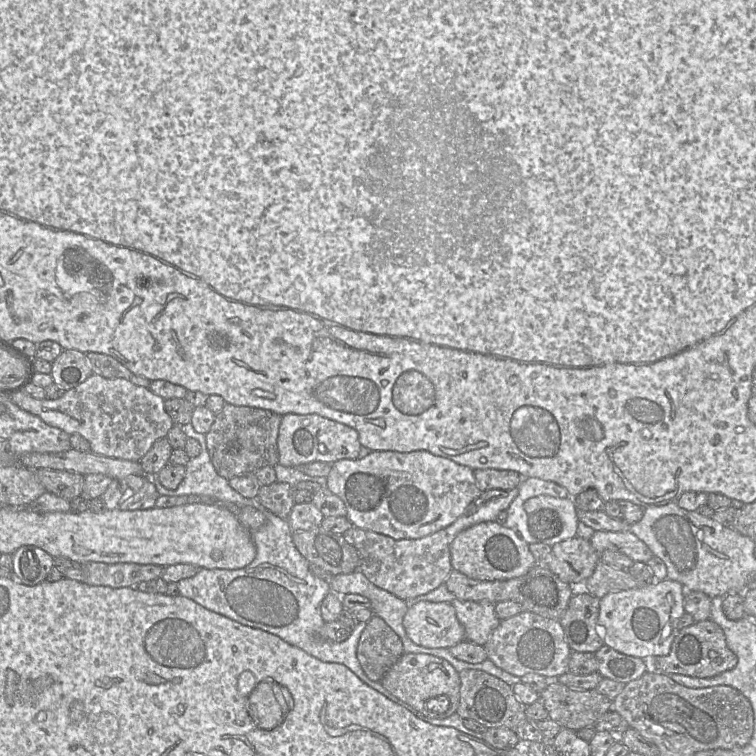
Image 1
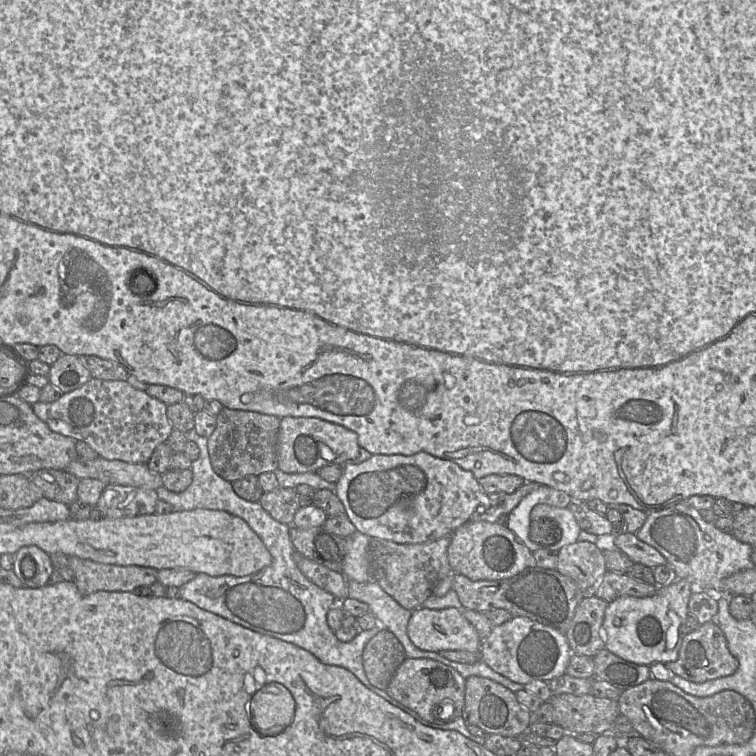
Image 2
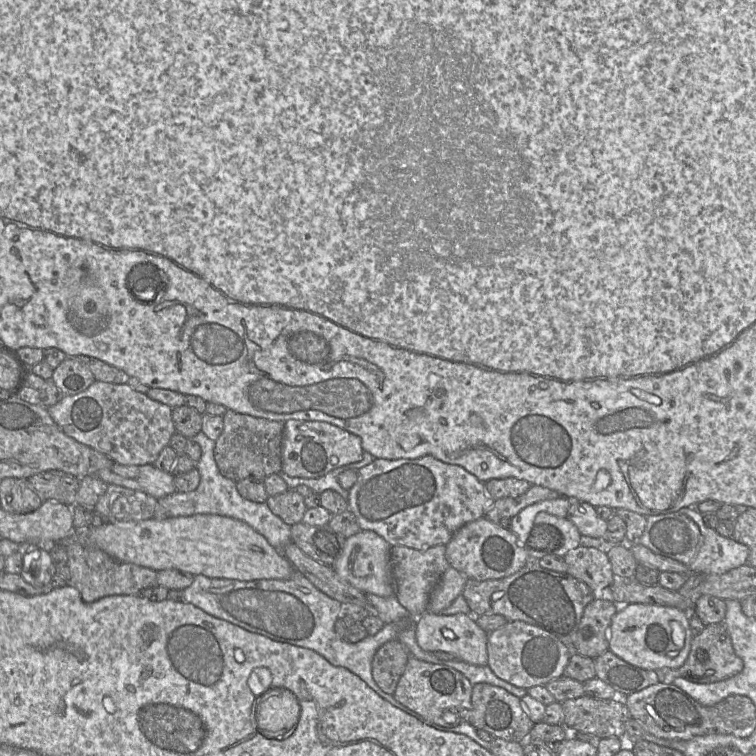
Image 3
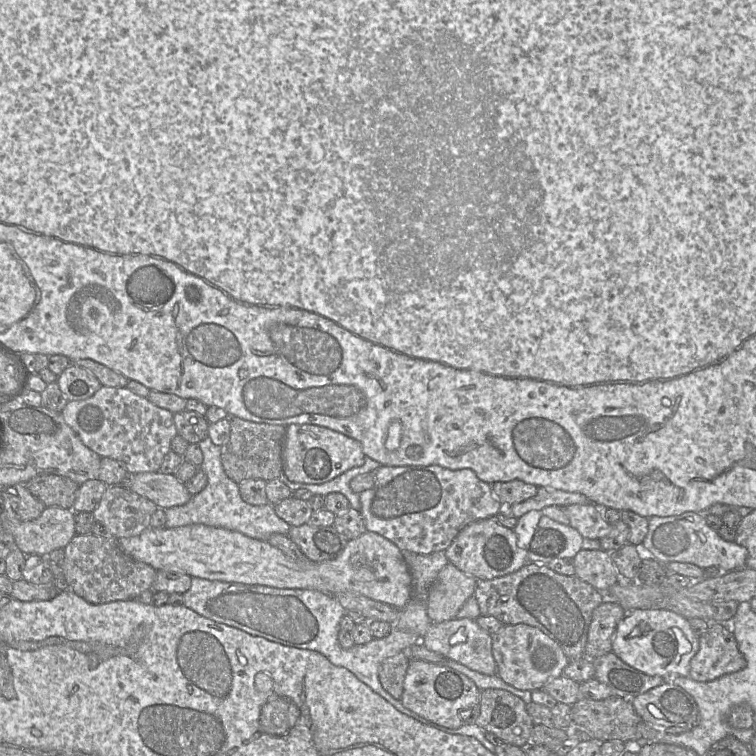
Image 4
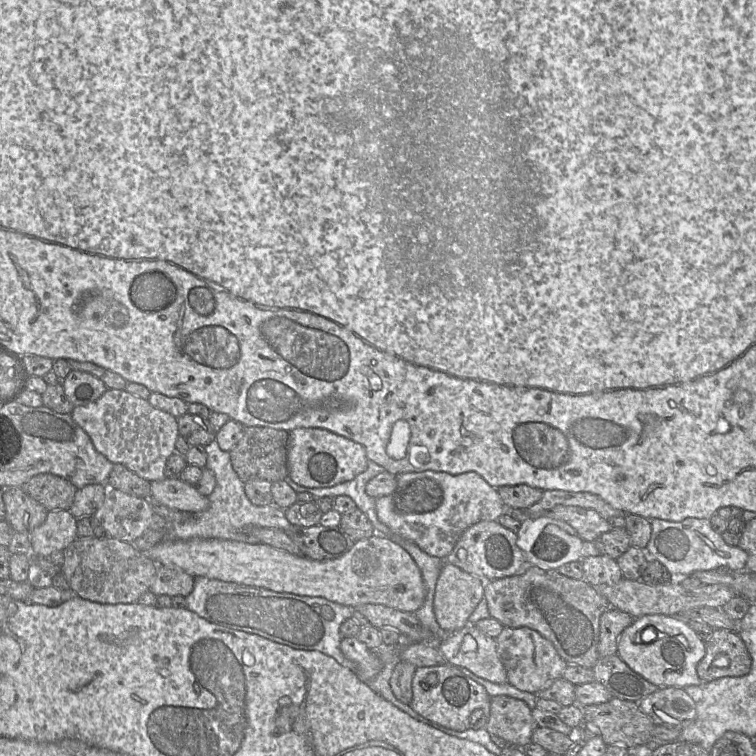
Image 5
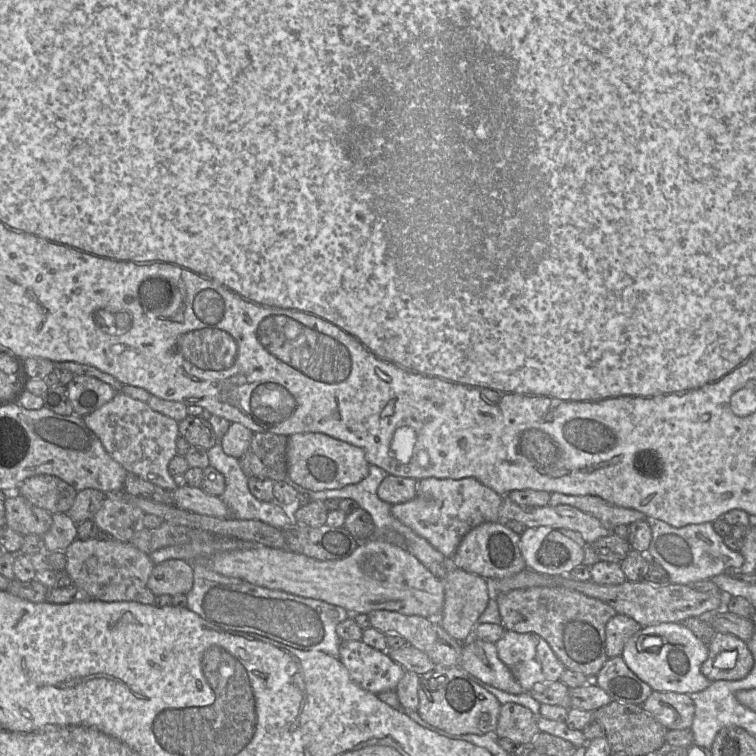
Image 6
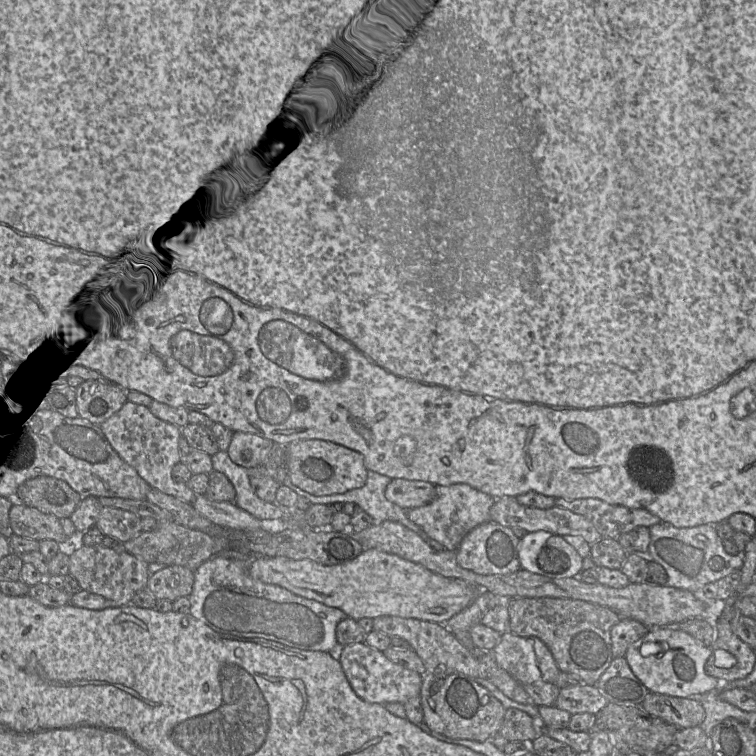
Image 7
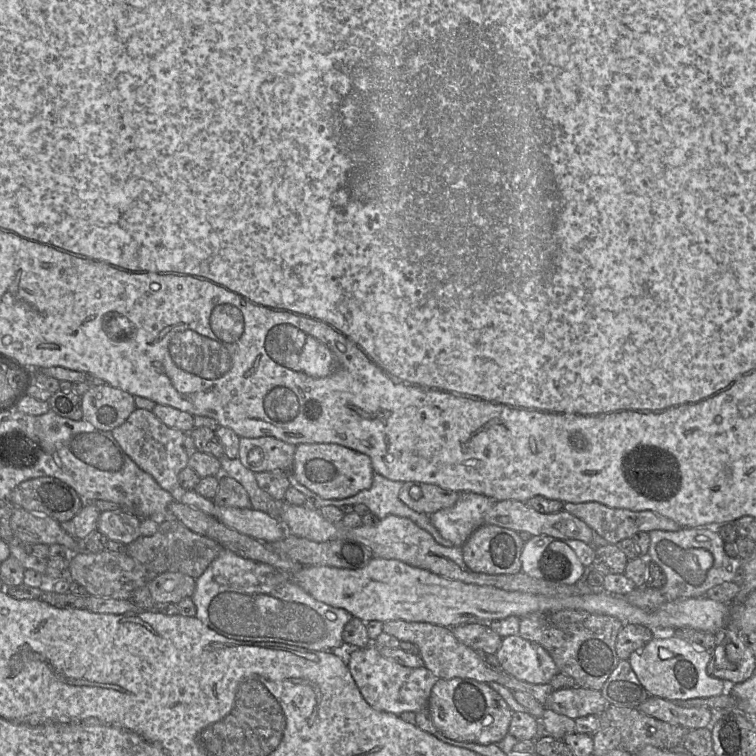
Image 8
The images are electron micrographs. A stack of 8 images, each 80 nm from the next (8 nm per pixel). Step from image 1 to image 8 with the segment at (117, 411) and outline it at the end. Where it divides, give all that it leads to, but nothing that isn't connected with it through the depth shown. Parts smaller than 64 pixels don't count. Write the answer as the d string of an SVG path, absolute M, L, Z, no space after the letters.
M136 408L128 419L111 433L137 466L151 475L161 488L173 496L175 501L215 517L213 500L204 498L194 490L186 490L179 484L178 474L188 466L189 460L184 450L184 432L168 427L152 411Z

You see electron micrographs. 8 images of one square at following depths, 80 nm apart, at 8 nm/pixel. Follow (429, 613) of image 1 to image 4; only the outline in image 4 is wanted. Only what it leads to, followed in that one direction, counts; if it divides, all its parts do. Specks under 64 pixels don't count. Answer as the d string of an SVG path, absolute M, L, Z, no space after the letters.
M460 618L432 623L420 643L428 650L459 662L471 670L486 675L497 673L497 665L492 653L492 636L480 628L473 619Z

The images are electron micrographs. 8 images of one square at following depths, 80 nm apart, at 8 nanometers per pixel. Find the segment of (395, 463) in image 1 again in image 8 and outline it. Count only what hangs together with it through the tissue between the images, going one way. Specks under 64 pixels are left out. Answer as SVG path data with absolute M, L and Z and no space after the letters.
M473 492L459 494L454 506L429 515L441 536L456 547L462 547L470 535L484 524L485 514L495 502Z

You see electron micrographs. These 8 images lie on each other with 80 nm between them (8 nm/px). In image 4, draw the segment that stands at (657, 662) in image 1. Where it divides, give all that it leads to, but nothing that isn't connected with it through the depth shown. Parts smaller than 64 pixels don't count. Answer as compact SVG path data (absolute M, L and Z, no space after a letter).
M711 623L706 633L699 637L699 650L690 661L689 677L699 682L712 681L726 674L740 671L746 665L746 659L738 649L730 625Z

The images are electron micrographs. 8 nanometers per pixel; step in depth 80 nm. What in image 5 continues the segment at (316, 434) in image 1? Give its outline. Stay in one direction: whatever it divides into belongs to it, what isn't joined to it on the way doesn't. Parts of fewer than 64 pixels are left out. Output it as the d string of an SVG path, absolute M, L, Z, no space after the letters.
M296 428L289 431L288 476L298 485L310 488L332 487L351 481L367 469L363 445L322 428Z

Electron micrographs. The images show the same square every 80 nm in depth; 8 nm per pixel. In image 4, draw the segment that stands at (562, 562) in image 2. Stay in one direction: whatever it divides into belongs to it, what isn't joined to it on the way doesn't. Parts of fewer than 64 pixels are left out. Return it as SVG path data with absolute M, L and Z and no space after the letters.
M581 549L572 559L575 576L600 592L606 592L620 581L620 575L610 553Z

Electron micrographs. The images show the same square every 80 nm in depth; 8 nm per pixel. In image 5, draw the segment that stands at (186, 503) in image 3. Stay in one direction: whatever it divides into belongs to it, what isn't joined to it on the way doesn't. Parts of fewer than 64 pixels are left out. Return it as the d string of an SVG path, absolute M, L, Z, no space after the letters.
M216 439L206 445L205 450L207 453L205 467L211 470L216 478L215 488L208 496L209 507L201 513L192 514L182 523L169 524L167 528L169 537L180 540L229 539L246 543L260 543L257 537L243 533L243 528L245 526L261 526L285 530L291 525L285 517L284 511L274 504L256 506L251 503L244 492L244 482L232 467L230 453L223 451Z

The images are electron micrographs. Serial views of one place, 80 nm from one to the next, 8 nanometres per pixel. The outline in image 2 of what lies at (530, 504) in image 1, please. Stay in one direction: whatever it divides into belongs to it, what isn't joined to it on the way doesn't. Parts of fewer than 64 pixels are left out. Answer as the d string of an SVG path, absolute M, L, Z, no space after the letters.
M537 504L530 512L529 539L538 549L558 552L563 546L578 541L581 531L575 517L568 508L557 508L547 504Z

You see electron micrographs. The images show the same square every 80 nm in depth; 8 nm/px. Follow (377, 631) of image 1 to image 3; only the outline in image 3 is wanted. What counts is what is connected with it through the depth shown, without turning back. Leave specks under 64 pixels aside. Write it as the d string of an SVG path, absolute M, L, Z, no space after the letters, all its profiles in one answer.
M398 639L384 643L376 651L371 663L372 677L384 692L393 695L410 657Z

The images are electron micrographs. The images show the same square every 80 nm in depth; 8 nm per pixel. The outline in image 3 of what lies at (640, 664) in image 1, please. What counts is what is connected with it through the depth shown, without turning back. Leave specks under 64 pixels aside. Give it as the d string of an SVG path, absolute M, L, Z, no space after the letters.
M607 650L594 659L596 677L609 684L618 698L659 683L656 671L633 666Z

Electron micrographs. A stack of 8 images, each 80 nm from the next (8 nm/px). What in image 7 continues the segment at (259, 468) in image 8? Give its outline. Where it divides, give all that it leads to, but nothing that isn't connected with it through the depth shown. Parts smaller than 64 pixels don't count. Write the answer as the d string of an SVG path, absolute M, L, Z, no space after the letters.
M235 431L227 453L233 462L250 469L262 462L273 444L259 435Z

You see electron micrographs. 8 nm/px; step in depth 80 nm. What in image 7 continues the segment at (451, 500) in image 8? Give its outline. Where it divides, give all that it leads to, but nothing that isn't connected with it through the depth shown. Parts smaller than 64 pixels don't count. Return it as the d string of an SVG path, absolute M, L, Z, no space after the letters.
M393 478L385 490L385 497L403 509L412 509L430 503L436 488L430 482Z

